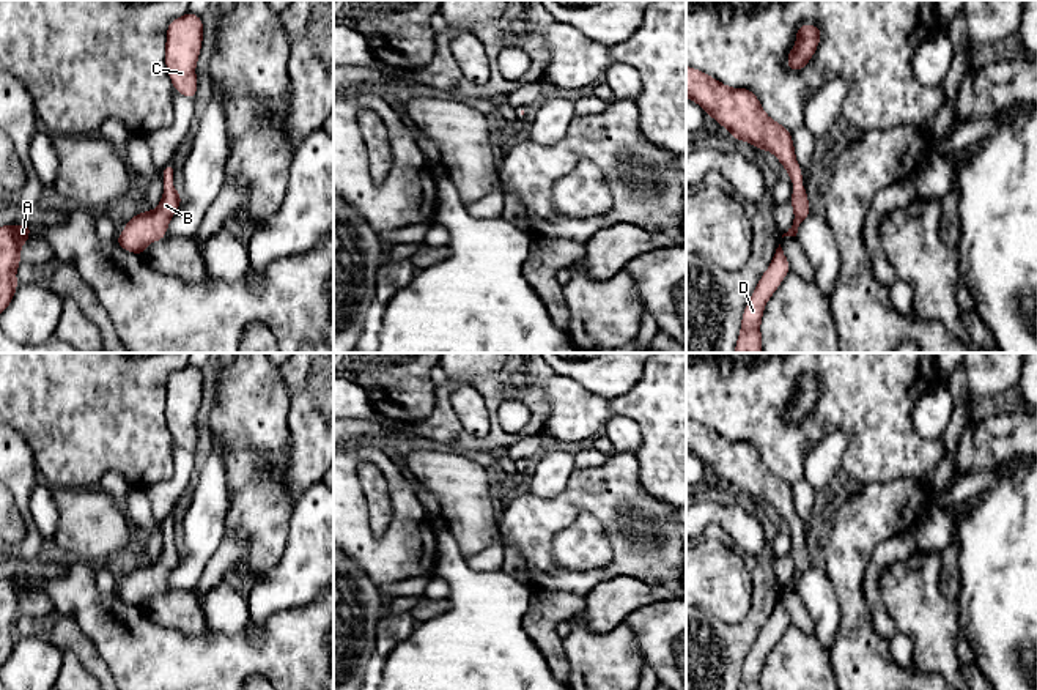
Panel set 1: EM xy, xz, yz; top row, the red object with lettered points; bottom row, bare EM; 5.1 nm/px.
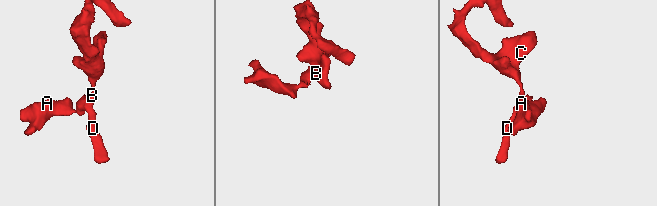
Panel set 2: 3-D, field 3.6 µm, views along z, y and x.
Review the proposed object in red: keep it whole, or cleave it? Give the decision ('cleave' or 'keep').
keep

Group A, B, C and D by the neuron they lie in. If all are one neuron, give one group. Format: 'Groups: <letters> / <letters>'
Groups: A B C D

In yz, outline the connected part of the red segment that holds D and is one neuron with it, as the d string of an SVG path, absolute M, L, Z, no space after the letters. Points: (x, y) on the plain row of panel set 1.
M779 597L769 621L763 625L760 635L757 636L743 665L741 684L738 690L762 690L760 676L762 676L763 662L788 624L790 619L787 610Z

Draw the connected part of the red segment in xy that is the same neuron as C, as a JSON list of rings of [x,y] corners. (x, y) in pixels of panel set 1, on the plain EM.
[[[184,367],[167,381],[165,419],[175,443],[190,452],[197,446],[195,417],[201,403],[203,375],[197,367]]]

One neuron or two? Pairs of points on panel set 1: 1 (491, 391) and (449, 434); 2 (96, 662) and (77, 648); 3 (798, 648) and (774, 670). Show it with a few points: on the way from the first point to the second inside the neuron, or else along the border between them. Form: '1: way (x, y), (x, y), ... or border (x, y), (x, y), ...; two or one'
1: way (493, 413), (493, 434), (485, 441), (471, 441); one
2: way (92, 659), (82, 649); one
3: way (793, 654), (781, 667); one

